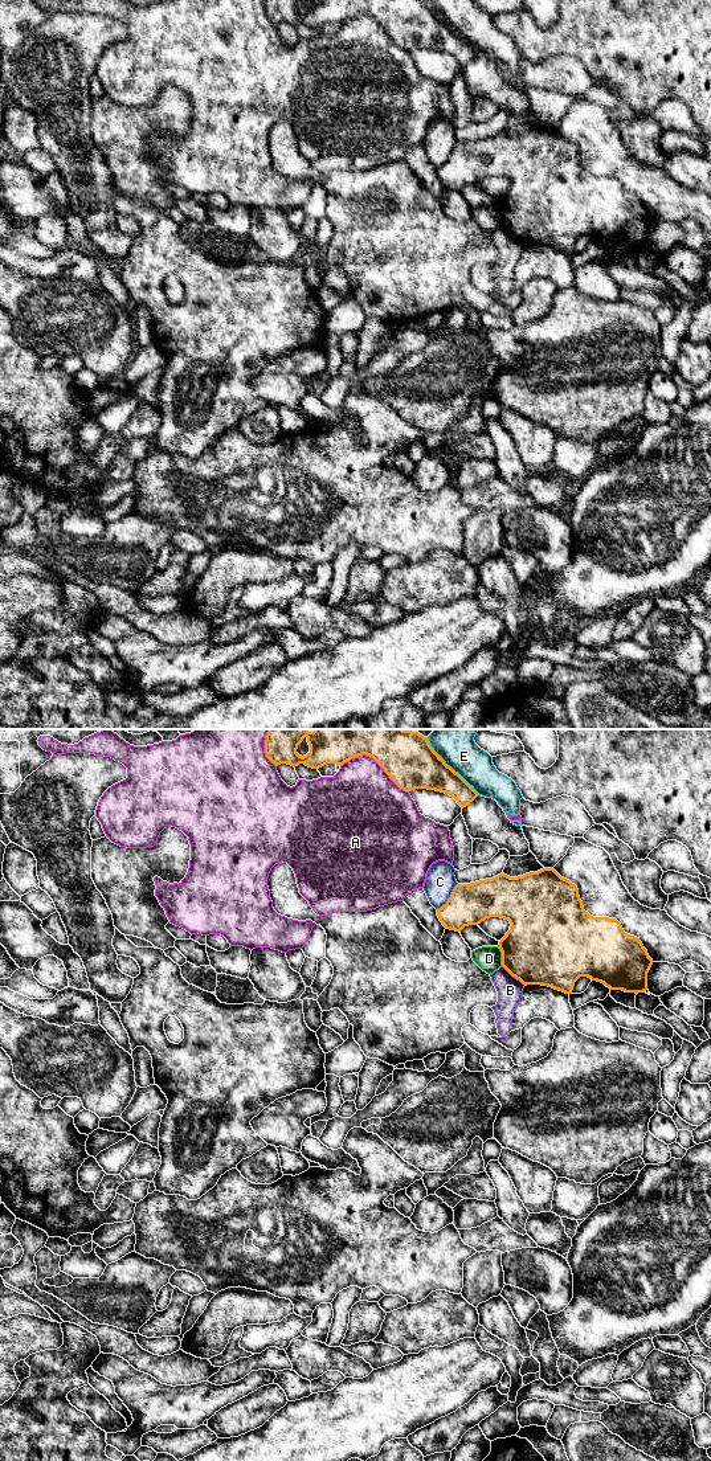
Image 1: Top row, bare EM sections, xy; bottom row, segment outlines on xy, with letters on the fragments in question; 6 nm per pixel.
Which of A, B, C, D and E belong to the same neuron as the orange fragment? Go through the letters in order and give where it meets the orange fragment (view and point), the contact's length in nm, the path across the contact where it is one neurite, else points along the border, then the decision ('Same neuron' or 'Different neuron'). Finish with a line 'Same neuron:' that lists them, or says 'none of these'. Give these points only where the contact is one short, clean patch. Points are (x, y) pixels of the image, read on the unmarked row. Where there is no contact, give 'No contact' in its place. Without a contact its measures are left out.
A: Touches orange at xy (375, 19). Shared border 460 nm. Different neuron
B: Touches orange at xy (514, 234). Shared border 190 nm. Boundary: xy (502, 224), (524, 244). Different neuron
C: Touches orange at xy (449, 156). Shared border 200 nm. Different neuron
D: Touches orange at xy (502, 215). Shared border 130 nm. Boundary: xy (498, 204), (502, 224). Different neuron
E: Touches orange at xy (450, 27). Shared border 460 nm. Different neuron
Same neuron: none of these

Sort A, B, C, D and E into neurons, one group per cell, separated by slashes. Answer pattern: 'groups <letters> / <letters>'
groups A E / B / C / D

